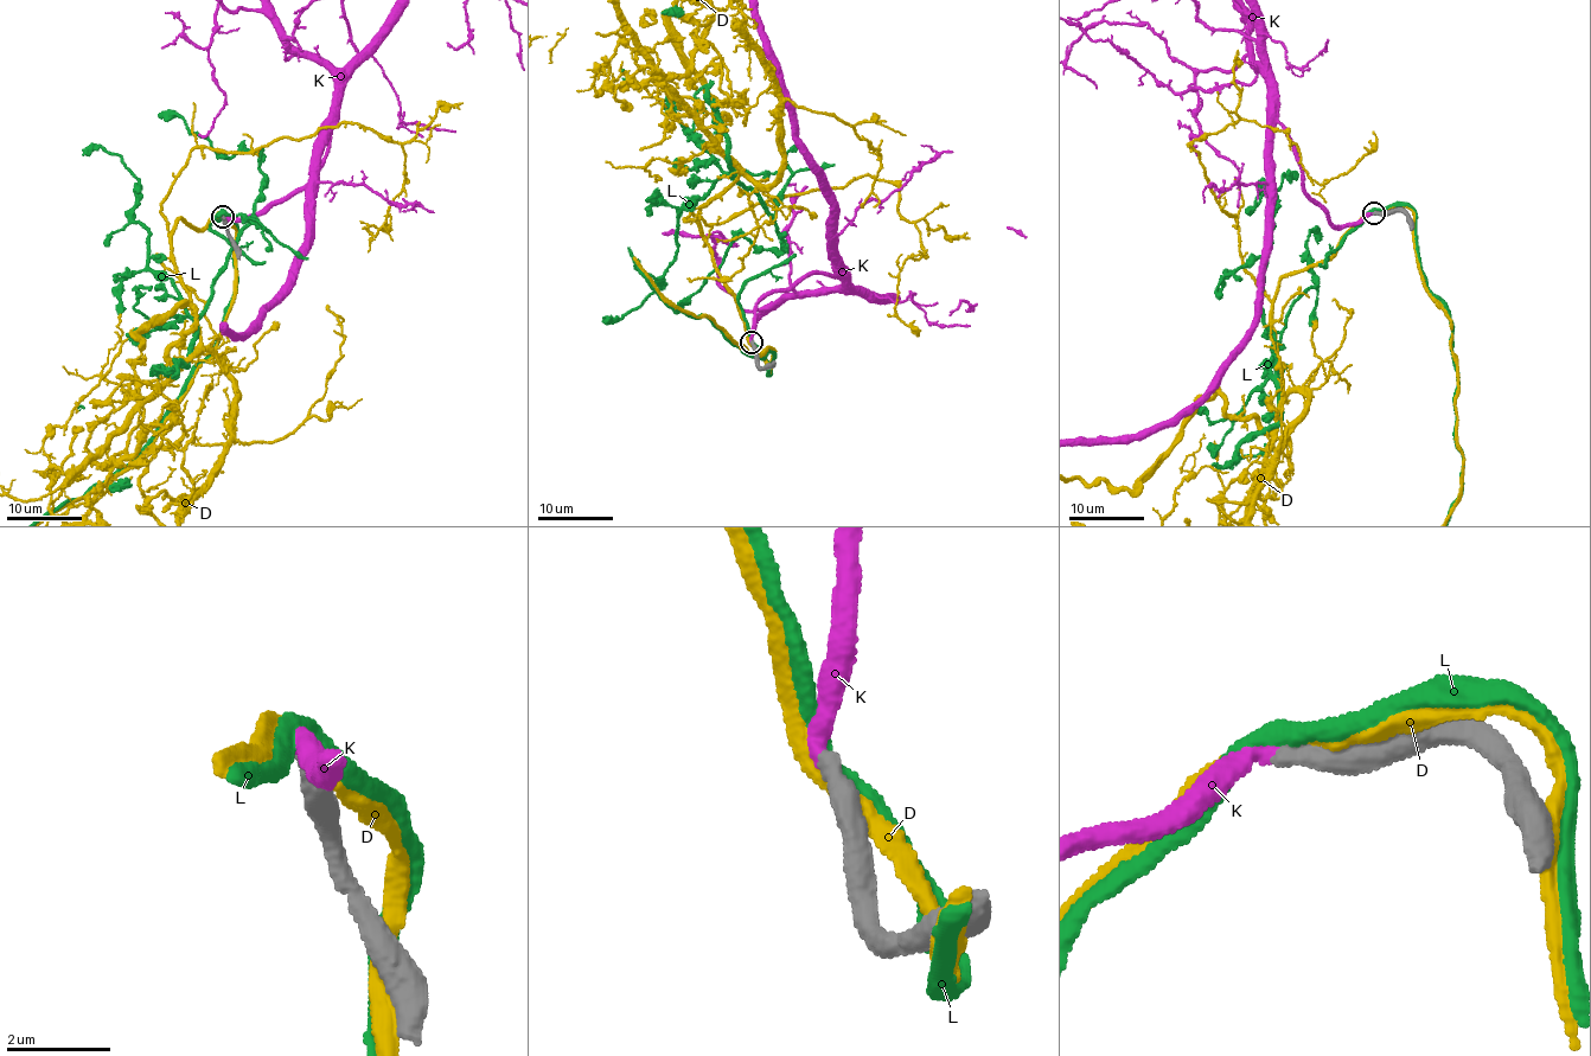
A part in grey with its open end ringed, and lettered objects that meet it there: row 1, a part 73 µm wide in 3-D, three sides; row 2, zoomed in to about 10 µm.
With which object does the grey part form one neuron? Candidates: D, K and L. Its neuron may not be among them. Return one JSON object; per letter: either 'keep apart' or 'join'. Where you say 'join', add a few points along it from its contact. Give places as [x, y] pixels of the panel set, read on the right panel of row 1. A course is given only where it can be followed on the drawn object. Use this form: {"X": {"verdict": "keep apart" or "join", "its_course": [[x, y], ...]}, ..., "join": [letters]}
{"D": {"verdict": "keep apart"}, "K": {"verdict": "join"}, "L": {"verdict": "keep apart"}, "join": ["K"]}

